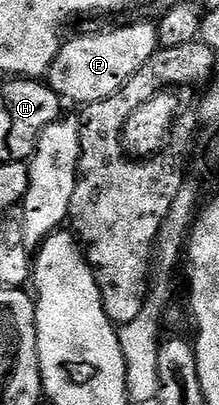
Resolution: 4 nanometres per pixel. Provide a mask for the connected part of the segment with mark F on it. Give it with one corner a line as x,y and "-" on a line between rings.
133,24
130,28
121,28
118,32
105,32
102,36
81,36
78,40
66,39
61,45
55,62
48,70
47,83
61,96
62,101
78,106
98,104
117,95
133,75
157,53
157,24

